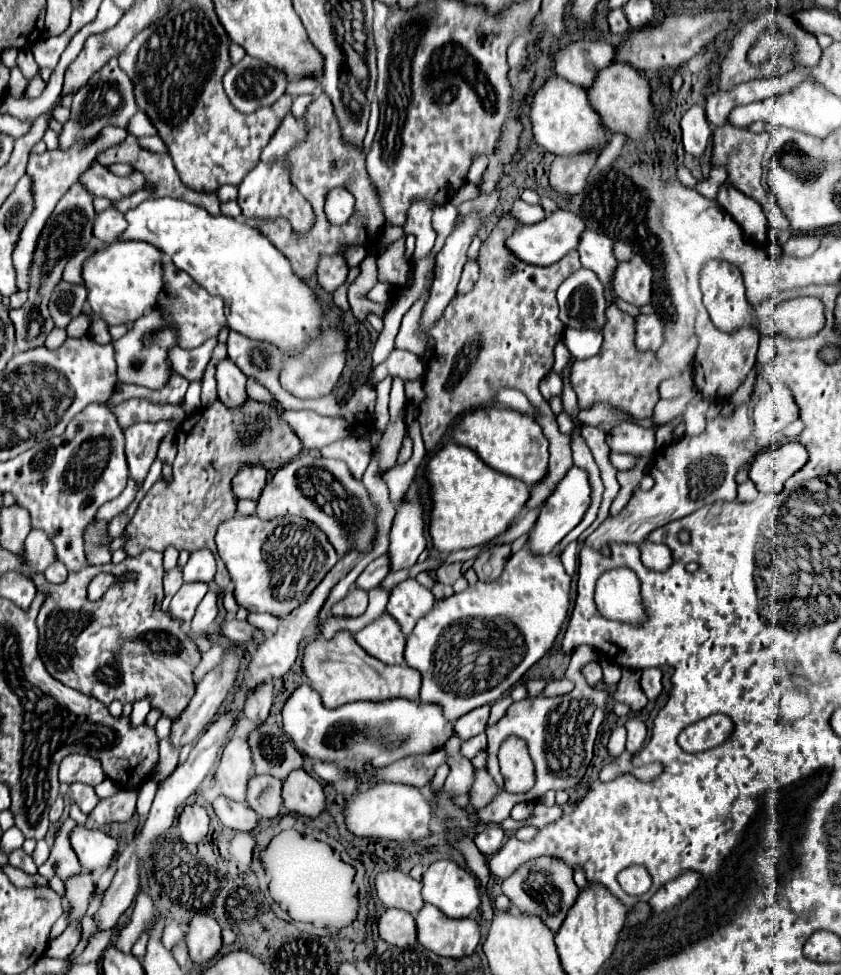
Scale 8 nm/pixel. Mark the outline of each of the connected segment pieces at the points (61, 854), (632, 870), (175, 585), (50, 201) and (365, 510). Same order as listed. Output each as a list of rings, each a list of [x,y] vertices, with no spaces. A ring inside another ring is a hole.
[[[72,818],[64,820],[60,824],[48,860],[42,866],[38,866],[38,874],[42,874],[44,878],[50,880],[54,876],[60,876],[66,882],[68,878],[80,874],[82,868],[80,868],[80,862],[76,858],[72,844],[70,844],[70,834],[72,834],[74,826],[76,826],[76,822]]]
[[[630,866],[619,873],[618,882],[629,895],[640,896],[649,890],[652,879],[643,866]]]
[[[174,568],[168,576],[164,576],[164,600],[161,604],[162,611],[170,616],[172,619],[174,618],[169,612],[170,598],[176,594],[176,590],[182,586],[184,582],[182,582],[182,572],[178,572],[178,568]]]
[[[106,126],[100,132],[100,138],[96,138],[96,142],[88,142],[84,146],[72,146],[72,150],[64,152],[60,149],[46,151],[44,154],[30,154],[26,167],[26,174],[32,178],[32,194],[34,196],[35,208],[34,214],[28,218],[28,226],[24,226],[24,234],[20,234],[20,242],[16,244],[16,274],[18,274],[18,286],[20,290],[28,290],[30,288],[30,270],[32,270],[32,256],[36,252],[36,244],[38,238],[46,226],[46,220],[50,218],[52,210],[56,208],[58,200],[70,190],[72,184],[78,182],[78,178],[90,170],[96,162],[98,162],[98,154],[104,152],[106,148],[118,146],[120,142],[126,140],[126,132],[116,128],[116,126]]]
[[[302,454],[274,472],[258,498],[256,516],[262,520],[276,516],[302,516],[328,534],[330,544],[338,554],[344,554],[344,550],[350,550],[352,546],[366,552],[376,534],[376,508],[370,502],[364,484],[352,478],[344,462],[326,460],[312,454]],[[326,506],[328,512],[324,510]]]

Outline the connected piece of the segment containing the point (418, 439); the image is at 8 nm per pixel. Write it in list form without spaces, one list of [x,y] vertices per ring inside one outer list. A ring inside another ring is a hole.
[[[413,404],[408,406],[406,424],[408,427],[408,435],[413,441],[413,453],[406,464],[398,464],[392,470],[388,470],[388,474],[384,474],[384,482],[390,490],[390,500],[392,504],[400,506],[404,502],[404,494],[408,494],[408,488],[415,479],[416,471],[426,456],[426,449],[422,440],[420,426],[417,421],[419,410]]]

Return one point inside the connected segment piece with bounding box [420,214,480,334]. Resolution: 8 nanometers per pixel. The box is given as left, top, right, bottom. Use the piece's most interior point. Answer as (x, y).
(449, 264)

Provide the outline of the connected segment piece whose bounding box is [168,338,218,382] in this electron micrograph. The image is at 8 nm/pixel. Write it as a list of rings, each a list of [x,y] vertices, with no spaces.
[[[210,338],[204,344],[200,344],[198,348],[188,350],[186,354],[176,354],[176,350],[172,346],[168,356],[170,356],[170,362],[178,374],[182,374],[190,382],[202,382],[206,366],[212,358],[212,350],[216,344],[218,344],[218,338]]]

